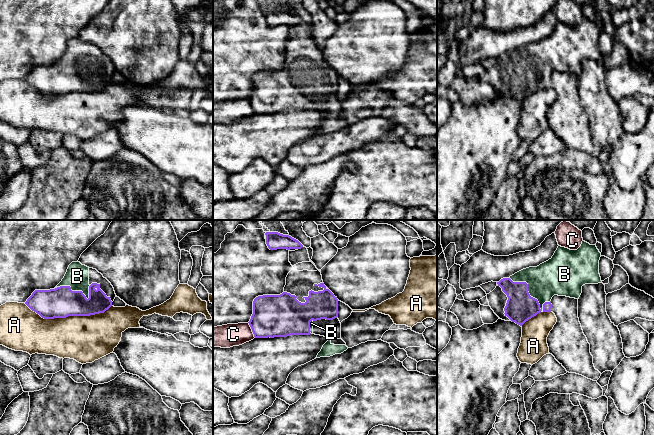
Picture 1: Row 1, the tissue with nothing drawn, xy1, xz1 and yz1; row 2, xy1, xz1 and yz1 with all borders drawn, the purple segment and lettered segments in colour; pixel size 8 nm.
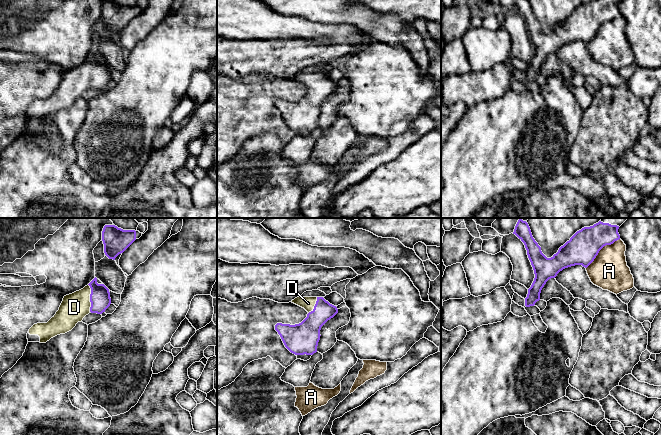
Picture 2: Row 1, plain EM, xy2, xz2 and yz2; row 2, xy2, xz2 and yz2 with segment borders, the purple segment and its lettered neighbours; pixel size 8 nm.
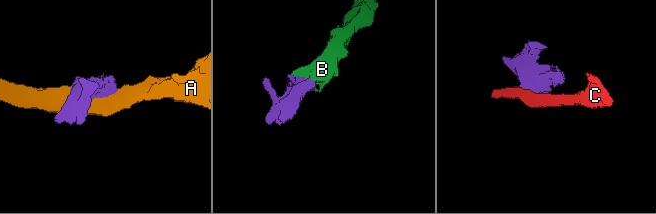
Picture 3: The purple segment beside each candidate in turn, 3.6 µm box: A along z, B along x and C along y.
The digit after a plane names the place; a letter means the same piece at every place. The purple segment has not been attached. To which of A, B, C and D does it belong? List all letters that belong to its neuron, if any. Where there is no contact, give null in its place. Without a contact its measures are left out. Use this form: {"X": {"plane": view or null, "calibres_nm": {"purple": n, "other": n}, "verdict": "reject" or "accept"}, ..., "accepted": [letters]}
{"A": {"plane": "xy1", "calibres_nm": {"purple": 260, "other": 380}, "verdict": "reject"}, "B": {"plane": "yz1", "calibres_nm": {"purple": 240, "other": 280}, "verdict": "accept"}, "C": {"plane": "xz1", "calibres_nm": {"purple": 340, "other": 190}, "verdict": "reject"}, "D": {"plane": "xy2", "calibres_nm": {"purple": 160, "other": 220}, "verdict": "accept"}, "accepted": ["B", "D"]}

